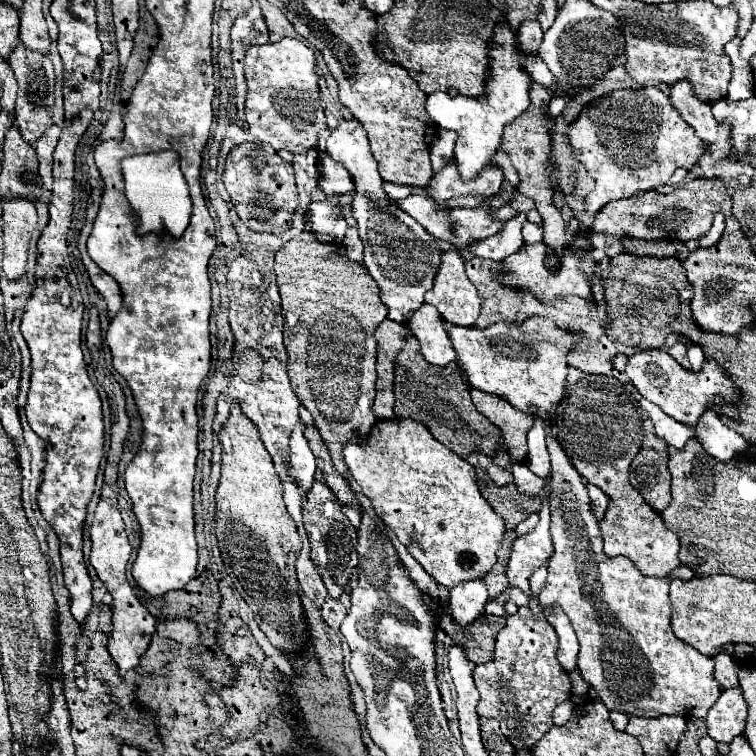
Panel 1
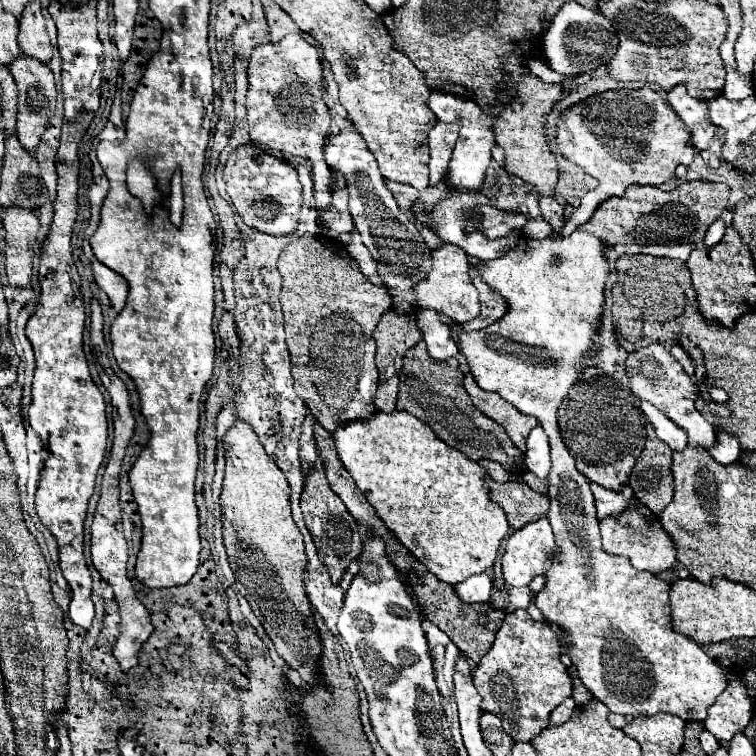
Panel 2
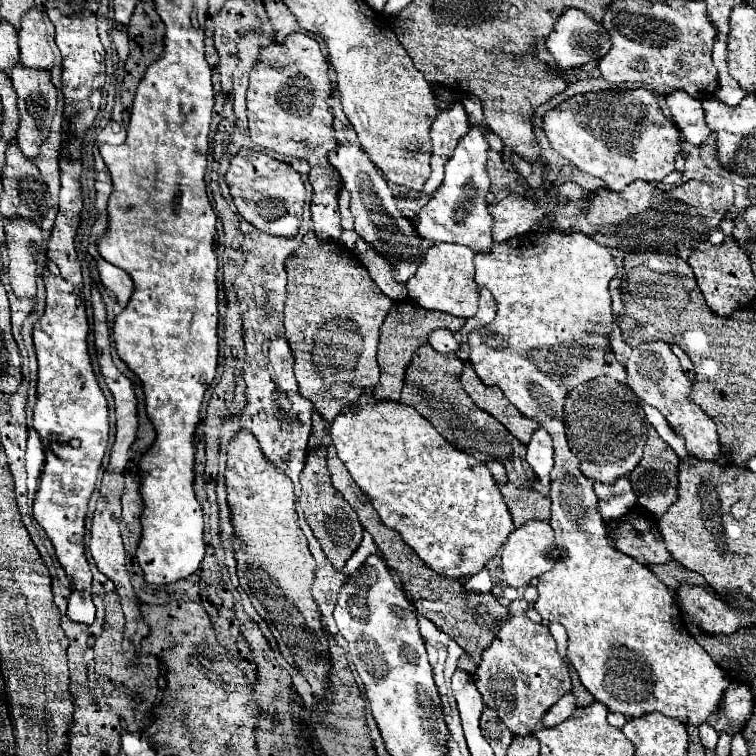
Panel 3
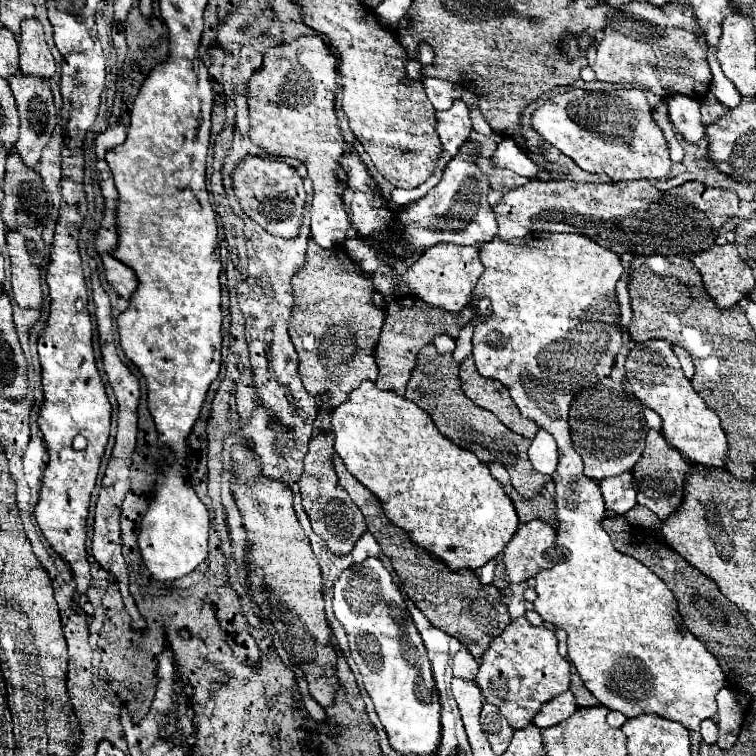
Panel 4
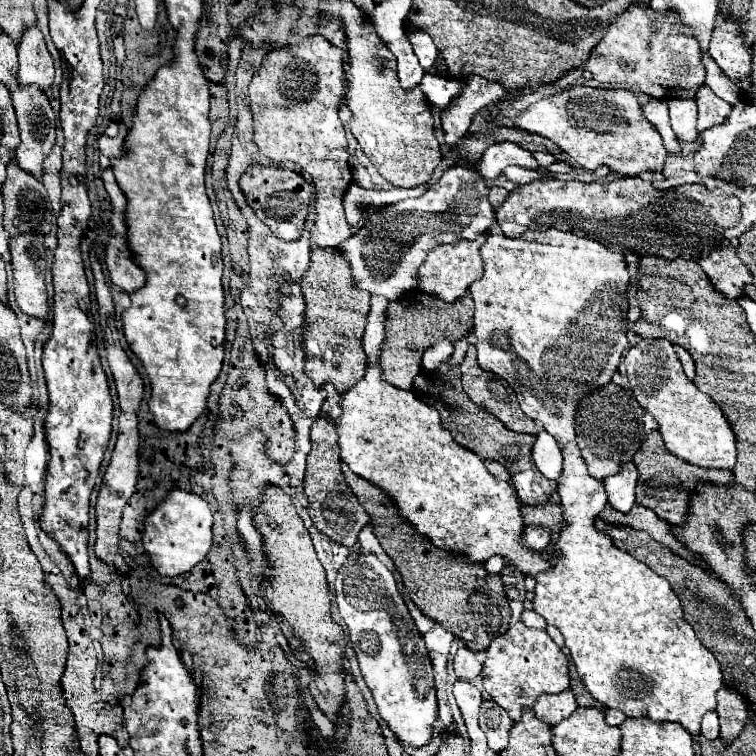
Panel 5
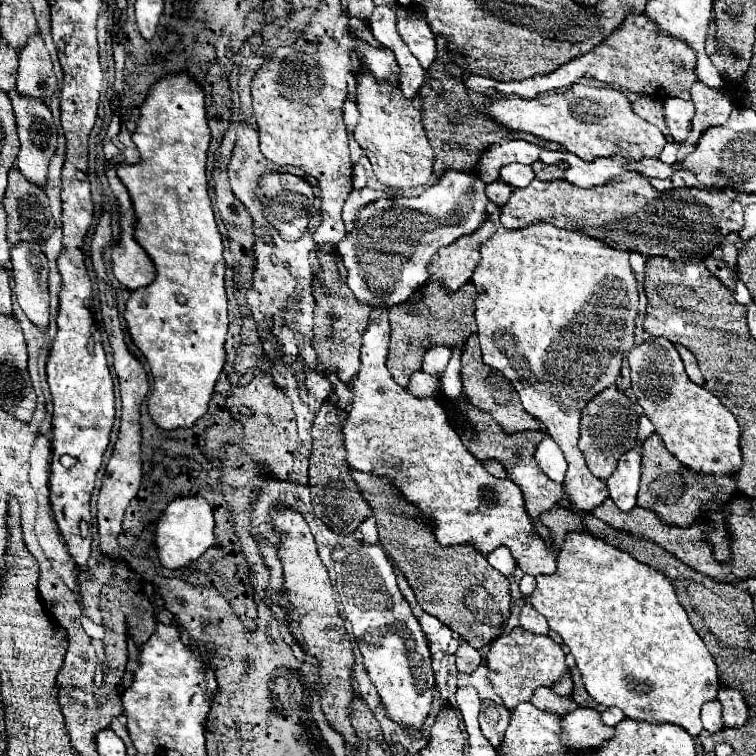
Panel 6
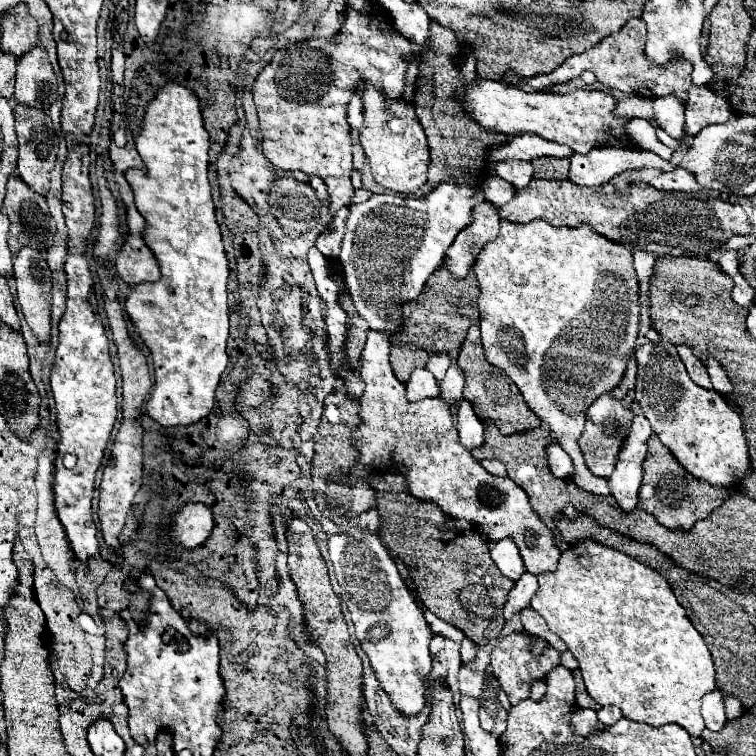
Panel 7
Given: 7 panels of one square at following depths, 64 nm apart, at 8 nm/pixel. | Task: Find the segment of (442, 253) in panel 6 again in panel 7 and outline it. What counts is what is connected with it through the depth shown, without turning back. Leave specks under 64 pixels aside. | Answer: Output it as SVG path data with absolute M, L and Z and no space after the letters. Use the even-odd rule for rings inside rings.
M478 204L478 208L474 208L474 224L464 228L444 252L442 268L446 268L456 280L466 278L484 244L498 236L498 222L498 210L492 204Z

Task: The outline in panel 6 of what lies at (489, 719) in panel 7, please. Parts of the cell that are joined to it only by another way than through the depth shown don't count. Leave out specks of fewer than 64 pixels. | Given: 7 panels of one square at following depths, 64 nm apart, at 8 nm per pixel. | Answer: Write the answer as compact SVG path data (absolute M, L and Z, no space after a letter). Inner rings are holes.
M482 704L482 712L480 712L480 728L484 732L484 736L488 738L488 742L498 750L502 740L504 740L504 732L508 728L510 722L510 712L504 706L498 704Z

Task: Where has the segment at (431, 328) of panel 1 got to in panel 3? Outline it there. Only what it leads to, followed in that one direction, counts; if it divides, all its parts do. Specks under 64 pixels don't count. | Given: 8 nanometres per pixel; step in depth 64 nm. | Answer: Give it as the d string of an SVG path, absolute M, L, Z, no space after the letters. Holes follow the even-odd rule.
M442 328L430 332L428 342L430 342L430 346L432 346L438 354L450 354L450 352L456 352L456 350L460 348L460 344L458 344L458 340L454 338L454 334L448 332L448 330L442 330Z

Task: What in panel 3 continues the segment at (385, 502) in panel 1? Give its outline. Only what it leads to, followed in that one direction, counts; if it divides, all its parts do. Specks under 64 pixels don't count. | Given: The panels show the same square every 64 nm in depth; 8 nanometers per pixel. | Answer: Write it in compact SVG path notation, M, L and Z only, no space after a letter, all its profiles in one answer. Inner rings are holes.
M362 396L356 410L336 416L330 434L338 458L362 492L366 492L382 522L400 532L402 540L414 548L420 560L436 574L444 578L468 578L478 574L514 530L510 512L488 468L474 460L474 456L450 446L428 420L414 412L414 408L400 402L378 402L372 396Z

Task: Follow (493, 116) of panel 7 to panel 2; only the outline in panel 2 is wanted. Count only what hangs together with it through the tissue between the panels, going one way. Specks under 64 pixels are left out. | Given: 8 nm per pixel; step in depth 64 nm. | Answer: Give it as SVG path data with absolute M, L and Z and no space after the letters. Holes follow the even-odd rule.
M648 86L640 90L608 90L564 110L556 140L562 156L598 180L596 190L584 196L568 224L564 224L562 236L570 236L578 226L592 218L604 200L614 196L620 198L628 186L660 186L668 182L674 176L676 166L690 166L696 154L696 146L690 140L690 128L682 124L664 96Z

